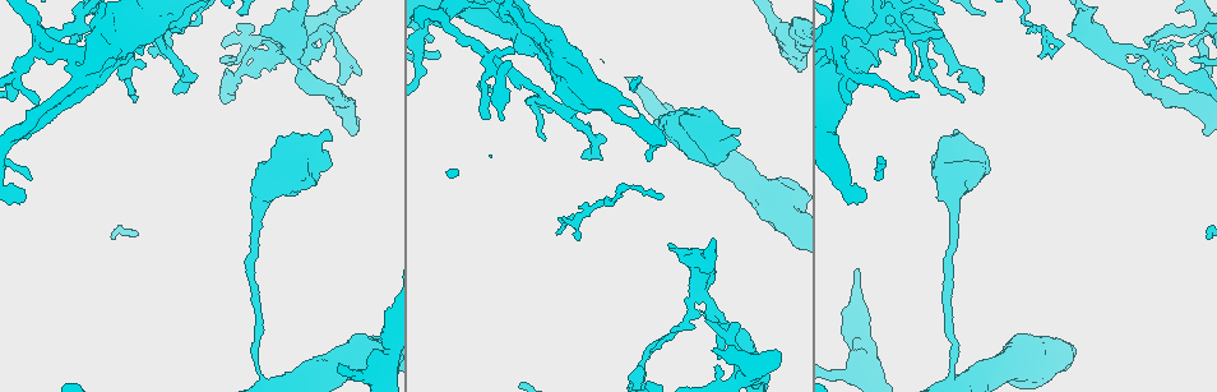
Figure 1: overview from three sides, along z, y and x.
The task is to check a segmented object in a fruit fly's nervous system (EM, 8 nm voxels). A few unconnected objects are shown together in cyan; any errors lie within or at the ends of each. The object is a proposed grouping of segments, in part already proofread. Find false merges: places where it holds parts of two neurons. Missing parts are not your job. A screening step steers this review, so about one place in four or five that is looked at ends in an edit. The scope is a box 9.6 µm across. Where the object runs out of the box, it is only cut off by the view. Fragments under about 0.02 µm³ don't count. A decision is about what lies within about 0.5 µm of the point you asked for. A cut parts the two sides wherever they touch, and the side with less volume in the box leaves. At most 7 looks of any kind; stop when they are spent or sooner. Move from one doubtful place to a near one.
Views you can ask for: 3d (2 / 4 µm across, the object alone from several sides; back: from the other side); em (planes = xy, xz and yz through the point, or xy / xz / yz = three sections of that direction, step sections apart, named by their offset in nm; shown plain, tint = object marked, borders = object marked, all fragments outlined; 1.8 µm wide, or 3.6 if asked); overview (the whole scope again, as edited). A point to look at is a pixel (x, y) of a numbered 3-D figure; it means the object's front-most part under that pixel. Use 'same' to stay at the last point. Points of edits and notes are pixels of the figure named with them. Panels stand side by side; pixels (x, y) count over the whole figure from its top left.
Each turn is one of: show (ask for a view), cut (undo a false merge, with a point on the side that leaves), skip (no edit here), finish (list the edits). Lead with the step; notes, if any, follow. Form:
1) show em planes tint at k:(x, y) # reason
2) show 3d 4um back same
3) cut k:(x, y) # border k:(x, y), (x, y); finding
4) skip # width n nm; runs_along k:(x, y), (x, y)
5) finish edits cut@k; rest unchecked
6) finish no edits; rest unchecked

show em 3.6um planes tint at 1:(951, 366) # sudden change in width

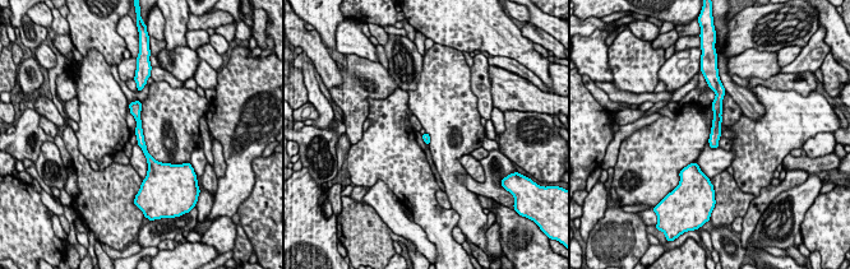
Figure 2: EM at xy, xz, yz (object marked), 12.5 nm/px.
skip # runs_along 2:(133, 105), (152, 171); continuous, no second neuron

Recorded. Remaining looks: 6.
show 3d 2um at 1:(1133, 69) # thick turns thin

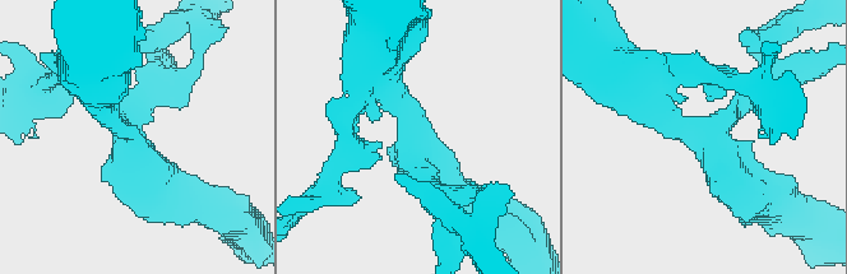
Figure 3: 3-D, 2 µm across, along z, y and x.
show em planes tint at 3:(413, 139) # arms 3; arm_widths 180, 280, 380 nm

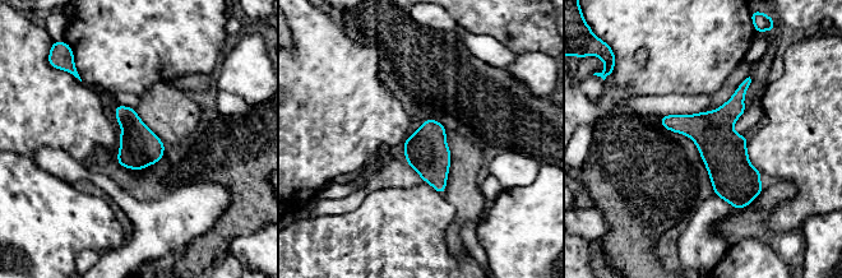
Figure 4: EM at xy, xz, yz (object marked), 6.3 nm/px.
skip # one neuron here

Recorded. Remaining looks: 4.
show 3d 2um at 1:(848, 49) # sharp bend

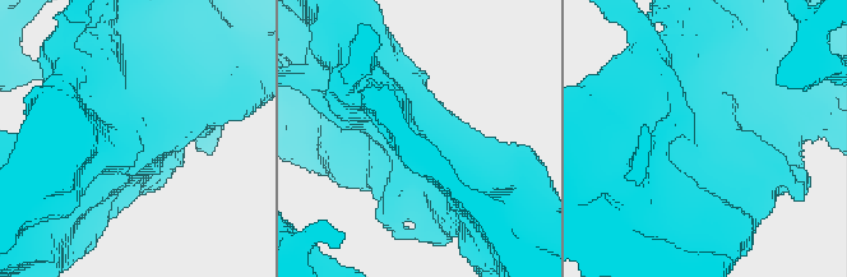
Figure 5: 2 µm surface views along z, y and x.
show em planes tint at 5:(698, 144)

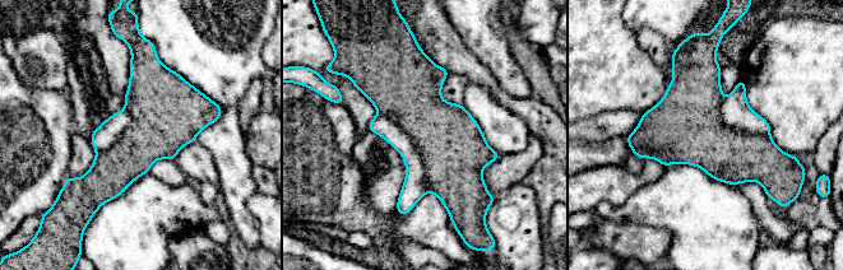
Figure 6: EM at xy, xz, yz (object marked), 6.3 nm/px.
cut 6:(415, 185) # part_leaving 6:(379, 117), (412, 158), (406, 208); a second neuron is stuck on

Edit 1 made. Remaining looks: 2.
finish edits cut@6; rest unchecked

